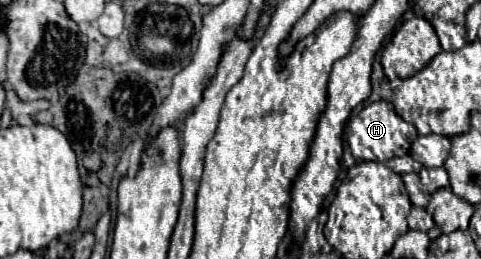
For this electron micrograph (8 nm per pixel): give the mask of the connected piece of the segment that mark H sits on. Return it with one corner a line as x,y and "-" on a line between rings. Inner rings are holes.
376,101
366,105
356,117
349,121
348,145
352,155
360,161
388,161
392,157
406,155
412,141
418,137
418,131
412,123
406,123
400,115
396,115
394,105
388,101

